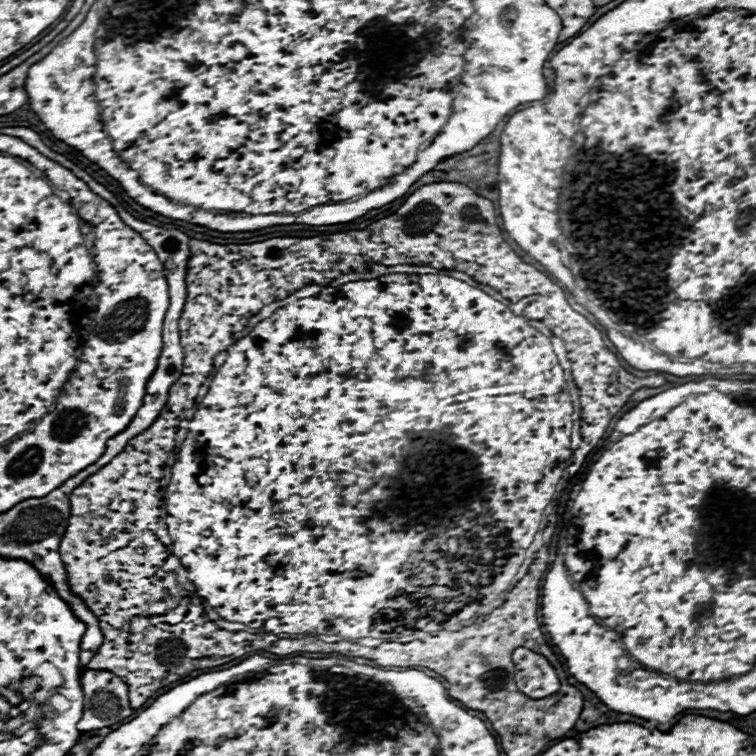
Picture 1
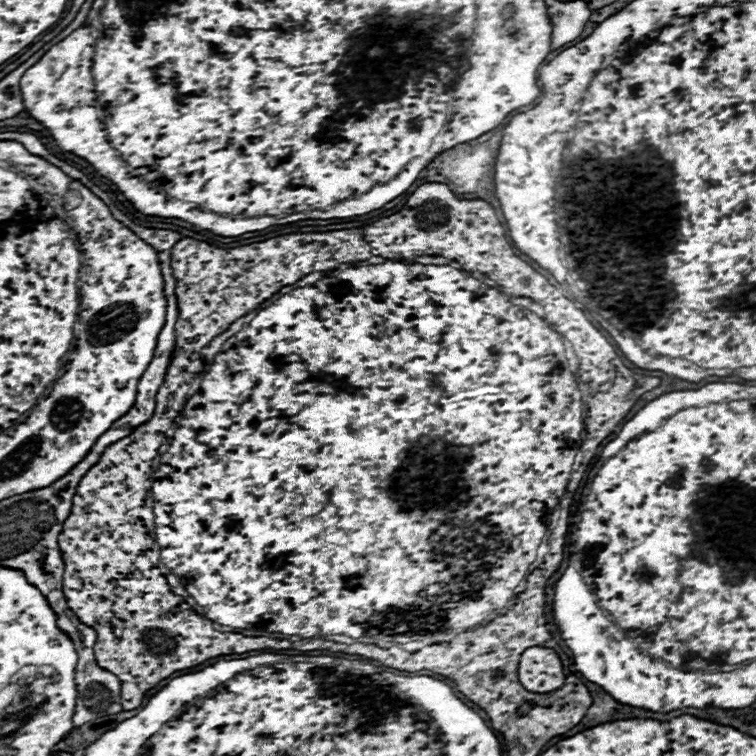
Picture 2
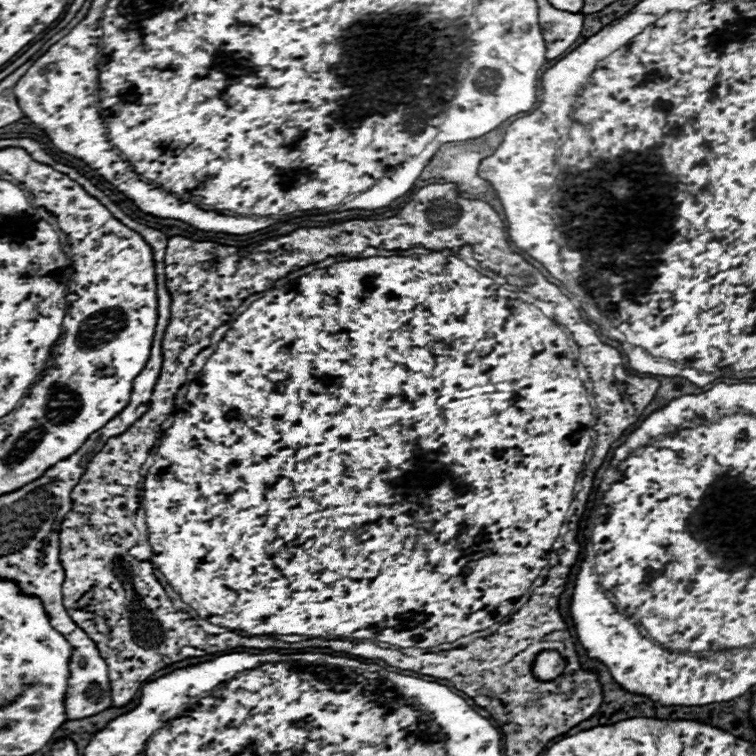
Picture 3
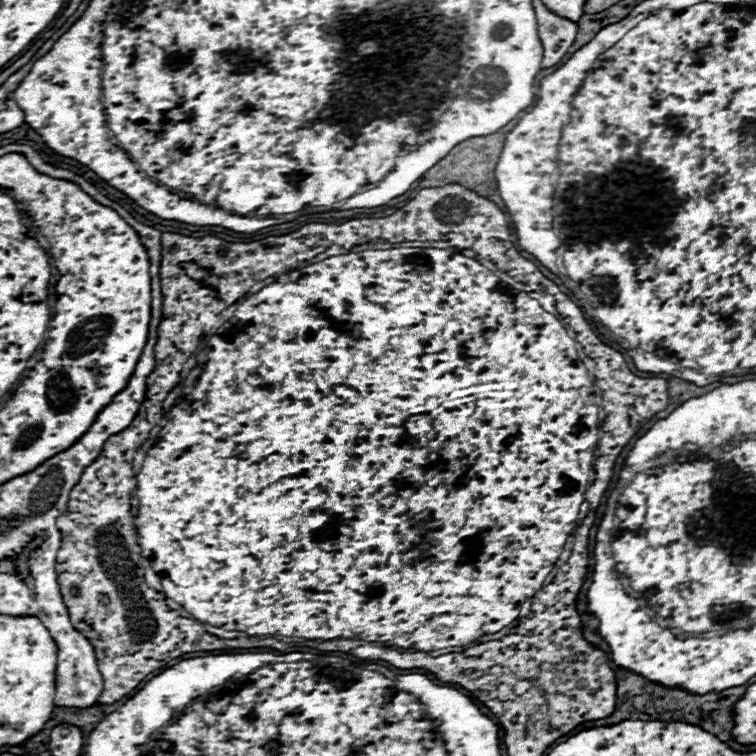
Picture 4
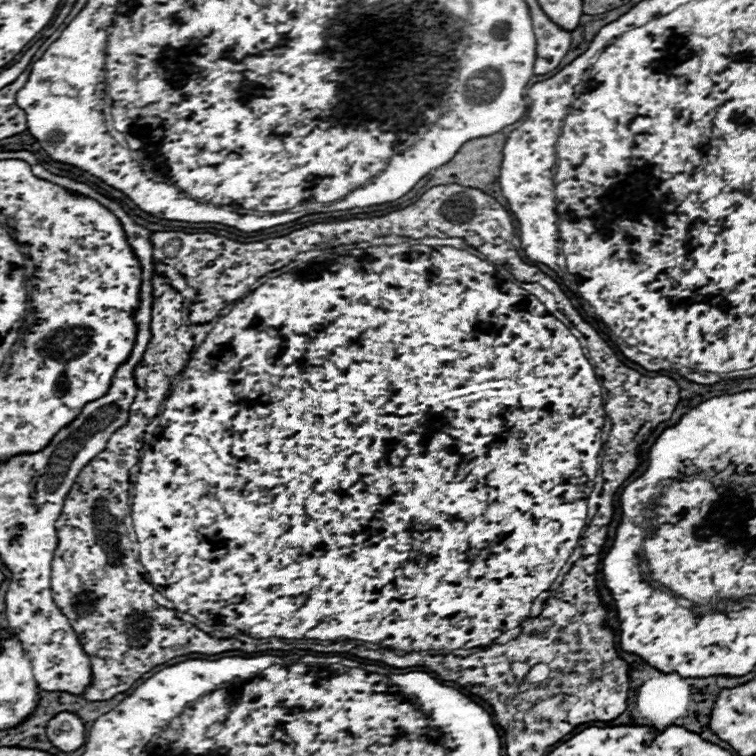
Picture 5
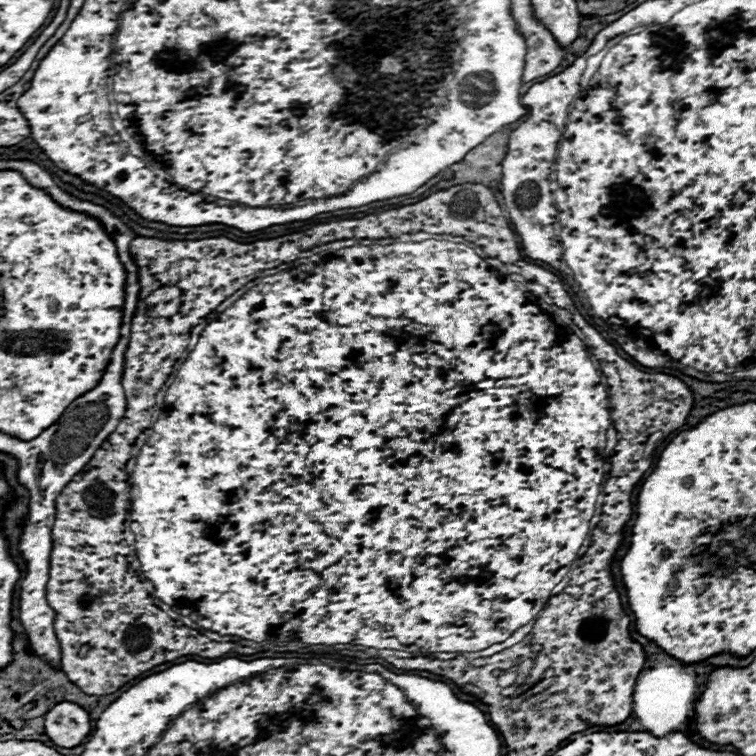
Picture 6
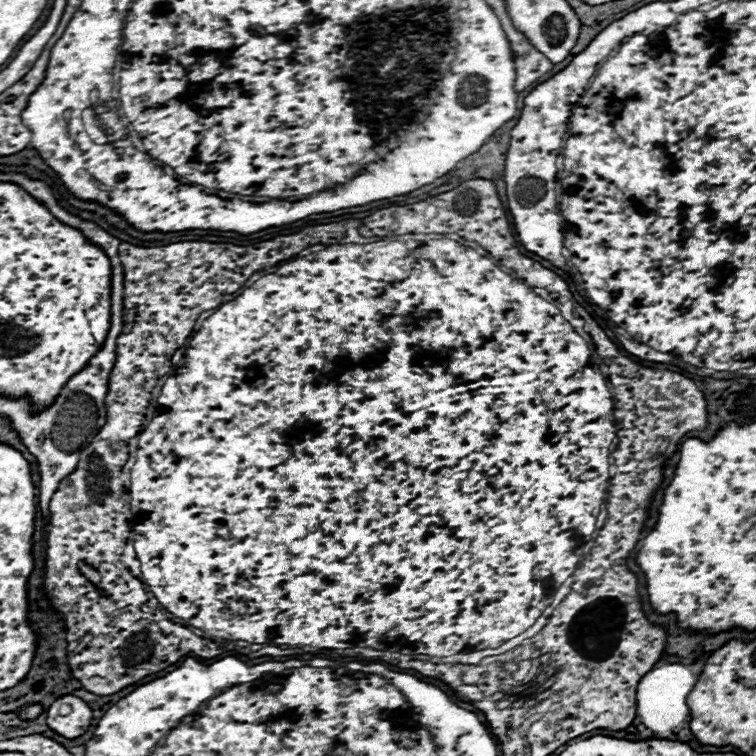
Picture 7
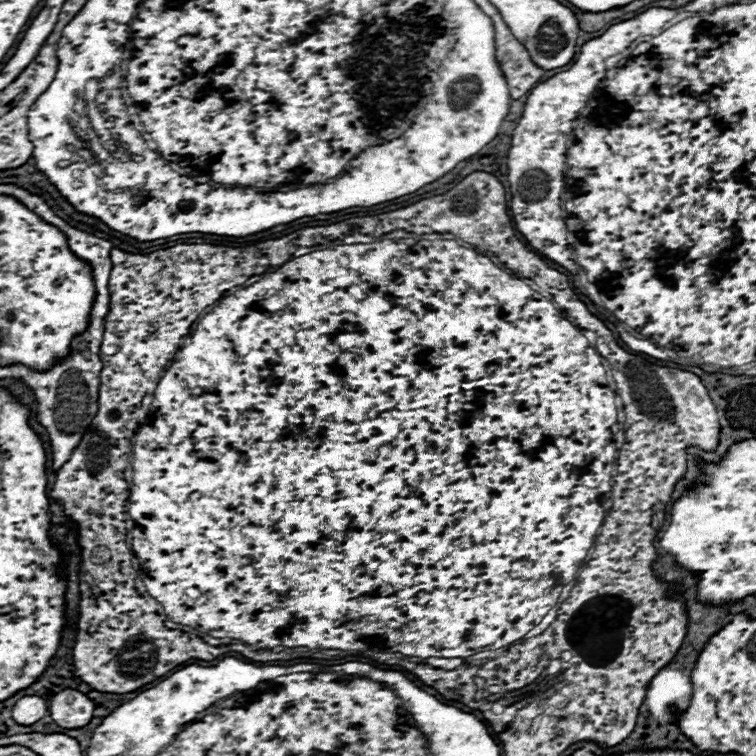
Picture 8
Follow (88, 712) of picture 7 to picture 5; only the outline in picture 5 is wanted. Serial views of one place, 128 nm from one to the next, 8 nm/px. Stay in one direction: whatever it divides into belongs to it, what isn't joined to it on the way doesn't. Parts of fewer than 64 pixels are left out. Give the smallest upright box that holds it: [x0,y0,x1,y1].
[46,712,86,752]

